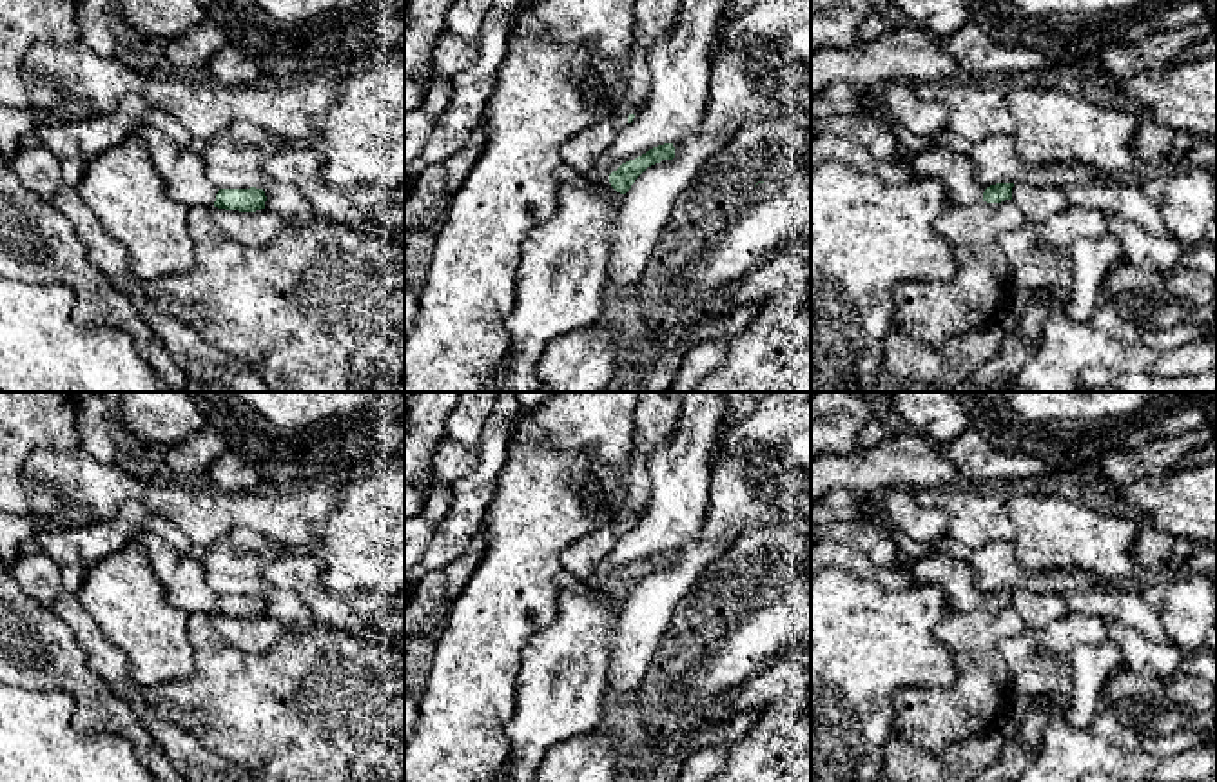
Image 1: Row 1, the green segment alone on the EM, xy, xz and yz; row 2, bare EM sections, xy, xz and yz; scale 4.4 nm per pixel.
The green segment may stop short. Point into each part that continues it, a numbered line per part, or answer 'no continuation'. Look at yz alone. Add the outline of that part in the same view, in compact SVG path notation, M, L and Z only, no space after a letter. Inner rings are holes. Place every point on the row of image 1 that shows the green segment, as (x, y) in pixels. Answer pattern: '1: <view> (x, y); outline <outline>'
1: yz (956, 171); outline M927 149L916 154L910 167L920 180L940 180L949 191L950 205L969 207L983 201L985 185L976 180L967 154L950 149Z

